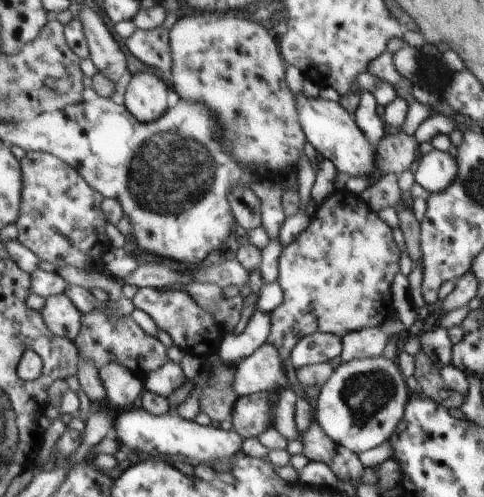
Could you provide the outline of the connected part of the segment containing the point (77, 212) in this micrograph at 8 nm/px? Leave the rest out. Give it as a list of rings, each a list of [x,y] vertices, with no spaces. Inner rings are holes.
[[[27,151],[21,164],[24,189],[22,192],[22,215],[16,224],[19,231],[18,240],[37,254],[40,260],[47,260],[54,264],[57,270],[71,265],[89,272],[106,271],[103,256],[113,245],[105,234],[107,225],[110,224],[103,209],[105,196],[98,192],[88,180],[85,180],[78,169],[54,154]]]

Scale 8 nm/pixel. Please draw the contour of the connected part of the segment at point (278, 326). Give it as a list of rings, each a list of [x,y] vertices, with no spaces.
[[[345,188],[331,194],[323,204],[317,206],[309,228],[293,244],[285,246],[278,261],[278,282],[284,291],[283,304],[271,315],[271,336],[268,342],[274,344],[284,360],[303,338],[316,332],[344,337],[362,328],[379,326],[389,312],[391,292],[389,284],[397,274],[397,246],[391,236],[391,228],[377,213],[371,212],[366,202]]]

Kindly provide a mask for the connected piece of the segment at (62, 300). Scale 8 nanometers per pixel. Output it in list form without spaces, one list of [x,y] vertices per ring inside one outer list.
[[[67,295],[50,296],[41,310],[48,327],[62,337],[75,340],[82,327],[83,312]]]

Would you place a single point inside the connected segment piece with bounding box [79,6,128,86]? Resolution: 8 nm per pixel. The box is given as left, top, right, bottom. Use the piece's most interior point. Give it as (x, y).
(106, 53)

